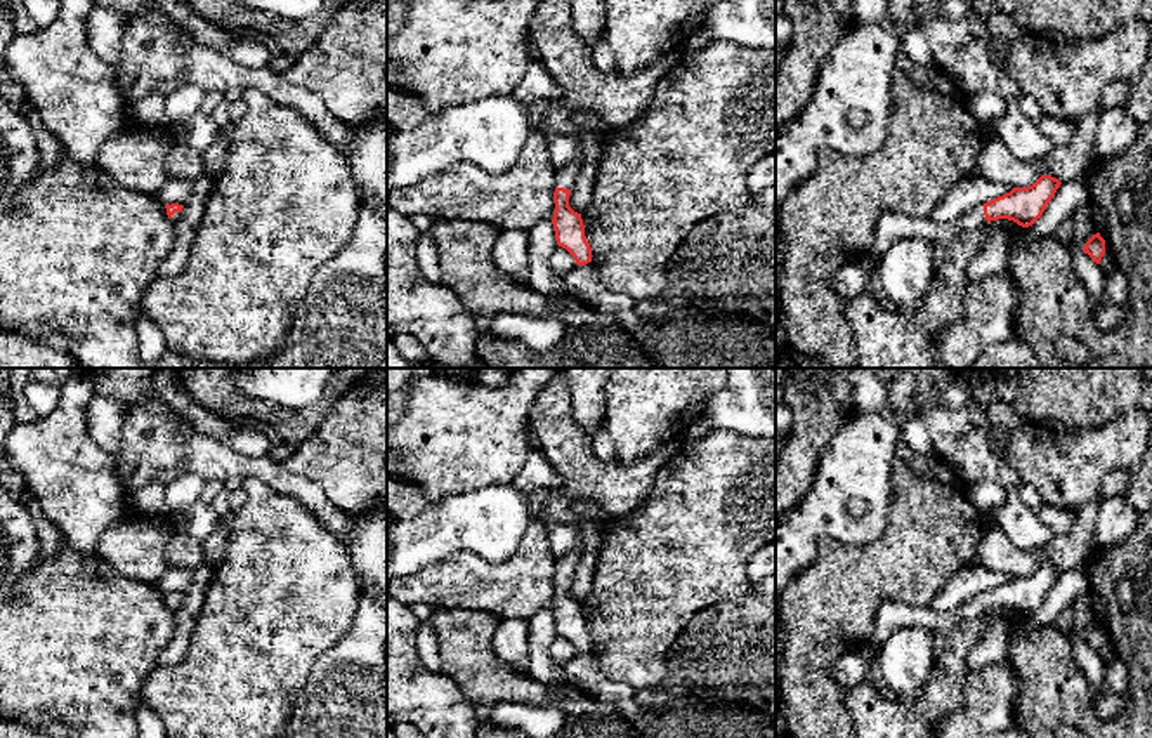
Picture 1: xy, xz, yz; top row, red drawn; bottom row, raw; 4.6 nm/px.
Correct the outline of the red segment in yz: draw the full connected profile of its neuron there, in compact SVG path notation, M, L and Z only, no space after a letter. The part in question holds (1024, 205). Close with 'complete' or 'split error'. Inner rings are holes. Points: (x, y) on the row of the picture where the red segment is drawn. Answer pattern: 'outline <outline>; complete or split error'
outline M1041 175L1032 186L1013 188L1010 193L975 207L947 224L937 224L930 217L911 219L900 212L885 212L874 227L874 238L866 255L878 264L900 238L925 238L937 243L998 219L1029 227L1043 215L1060 184L1051 175Z; split error

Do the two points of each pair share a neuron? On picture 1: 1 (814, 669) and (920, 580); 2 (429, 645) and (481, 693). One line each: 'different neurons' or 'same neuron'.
1: same neuron
2: different neurons

